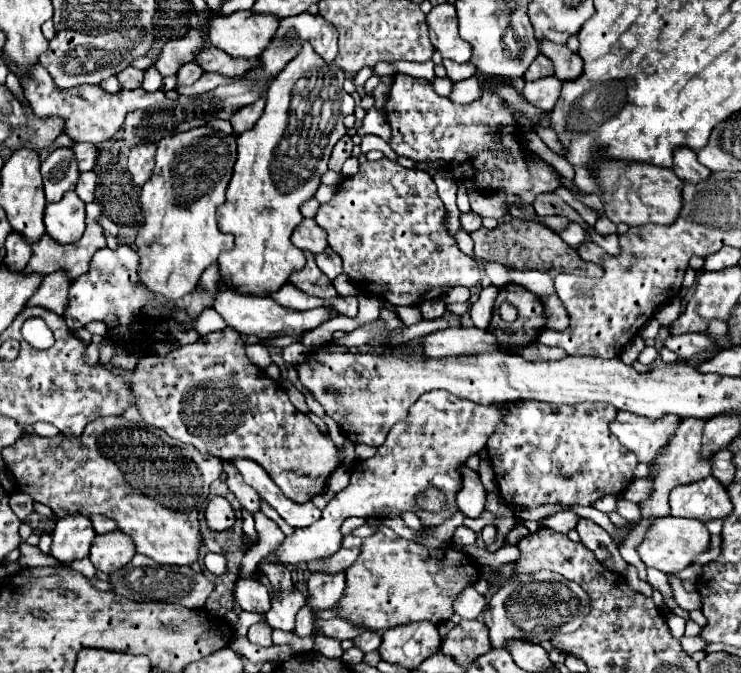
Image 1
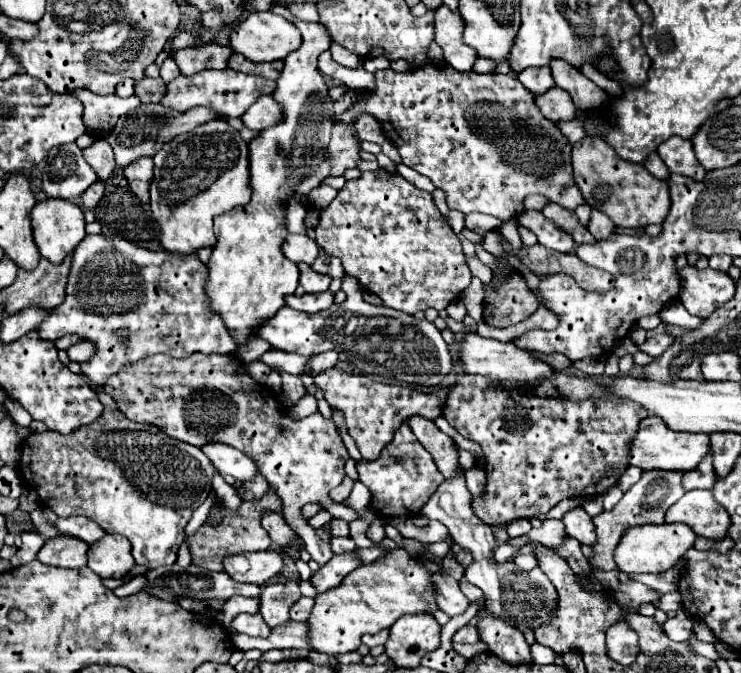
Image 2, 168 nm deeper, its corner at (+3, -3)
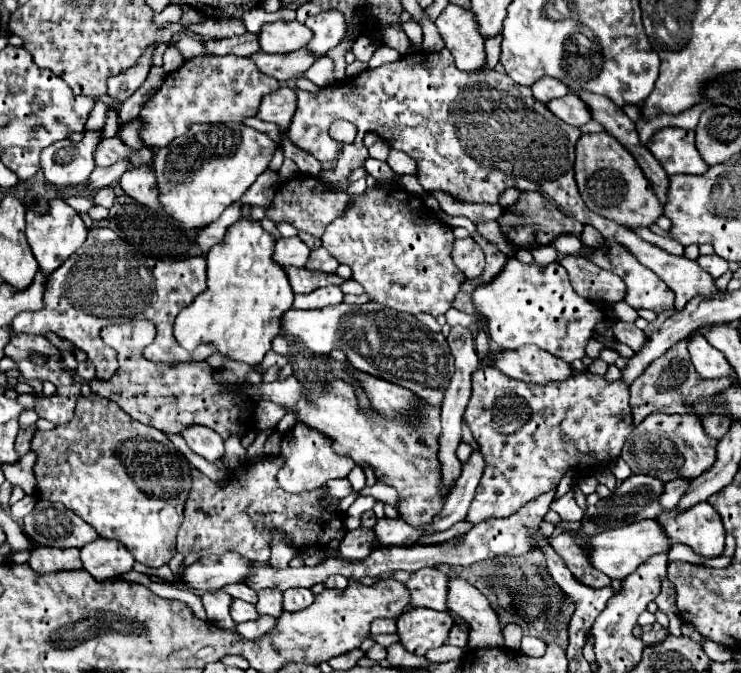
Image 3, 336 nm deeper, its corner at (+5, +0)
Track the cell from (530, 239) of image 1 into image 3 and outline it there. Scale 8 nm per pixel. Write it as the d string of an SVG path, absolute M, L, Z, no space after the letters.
M565 255L559 261L565 261L569 281L573 289L599 305L611 305L623 299L623 281L595 263L587 261L583 255Z

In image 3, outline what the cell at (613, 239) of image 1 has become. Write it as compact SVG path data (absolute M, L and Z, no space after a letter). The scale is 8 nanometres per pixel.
M535 191L523 193L521 199L513 207L505 209L503 217L499 219L499 225L501 225L503 233L505 233L505 237L515 247L525 247L525 249L547 245L555 237L563 235L563 233L573 235L573 237L581 237L581 231L583 231L583 225L579 221L575 221L575 219L565 219L563 221L563 213L551 201L547 201L541 193L535 193Z

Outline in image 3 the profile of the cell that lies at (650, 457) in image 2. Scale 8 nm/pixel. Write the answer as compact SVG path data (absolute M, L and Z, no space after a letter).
M653 413L647 419L643 419L637 427L635 433L641 435L643 443L639 449L649 449L649 445L655 445L659 441L661 449L661 461L657 469L635 469L633 473L649 473L653 477L659 477L663 481L671 481L675 477L685 477L685 479L695 479L703 471L707 471L713 461L715 461L715 445L717 441L711 441L703 433L701 421L695 421L691 415L665 415L665 413Z

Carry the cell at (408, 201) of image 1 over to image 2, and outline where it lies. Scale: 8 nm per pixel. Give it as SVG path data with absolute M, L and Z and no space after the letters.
M387 170L363 172L361 178L349 180L339 190L337 198L321 212L315 234L317 244L329 256L337 256L343 262L345 272L355 276L363 290L377 294L385 306L395 310L409 314L423 312L427 308L445 310L471 284L471 270L467 266L461 242L435 208L431 194L417 190L411 182Z

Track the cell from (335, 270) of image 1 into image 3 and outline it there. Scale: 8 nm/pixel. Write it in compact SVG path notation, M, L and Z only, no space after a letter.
M319 247L319 249L311 251L309 261L307 261L305 267L307 267L307 269L313 269L313 271L321 271L321 273L335 273L335 269L339 267L339 263L337 263L335 257L331 257L331 255L327 253L327 249Z

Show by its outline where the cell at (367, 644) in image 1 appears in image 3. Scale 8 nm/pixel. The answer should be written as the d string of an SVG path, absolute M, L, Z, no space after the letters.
M379 619L371 623L371 635L383 635L383 633L395 633L395 619Z

